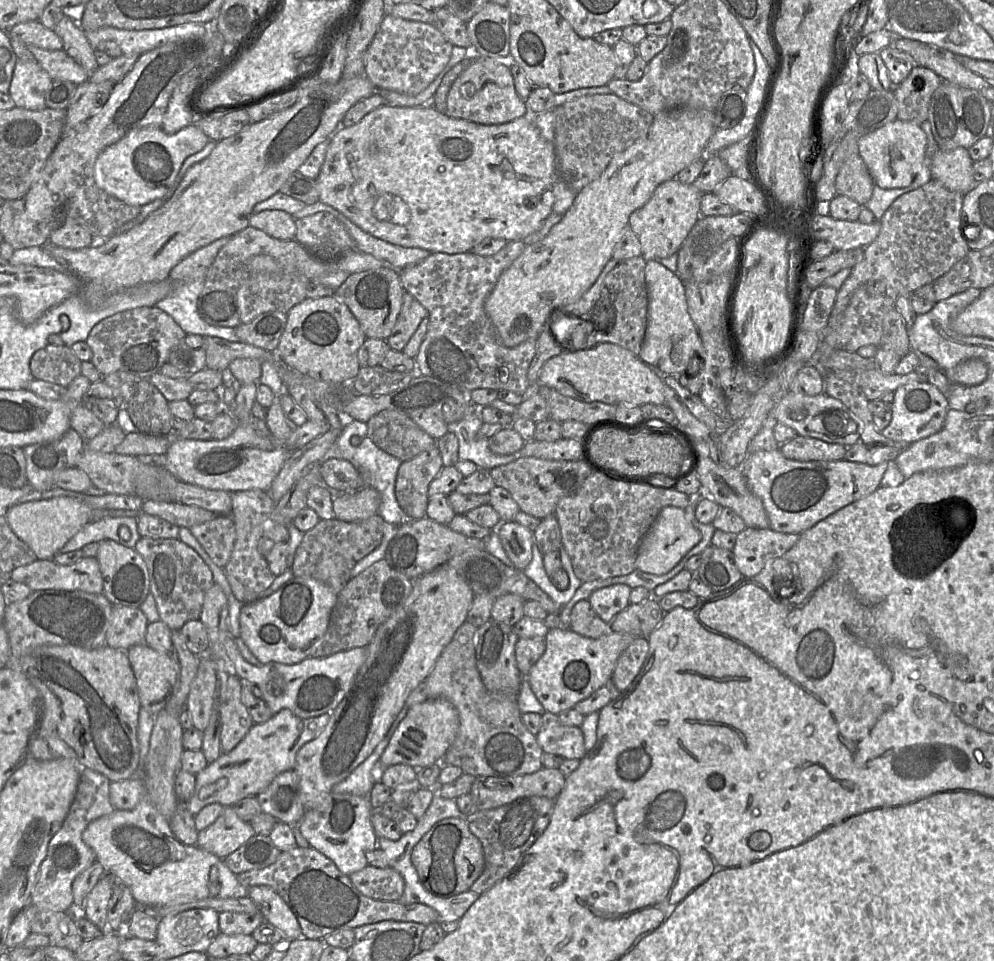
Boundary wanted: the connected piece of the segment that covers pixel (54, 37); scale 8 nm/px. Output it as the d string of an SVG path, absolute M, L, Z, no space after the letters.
M39 20L17 24L10 28L8 35L45 50L63 49L62 39L54 30L47 28Z

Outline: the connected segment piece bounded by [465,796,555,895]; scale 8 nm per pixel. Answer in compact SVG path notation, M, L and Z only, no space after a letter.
M531 796L494 809L478 810L465 817L469 829L481 842L485 867L470 890L478 895L489 890L507 876L518 864L524 853L547 828L555 799Z

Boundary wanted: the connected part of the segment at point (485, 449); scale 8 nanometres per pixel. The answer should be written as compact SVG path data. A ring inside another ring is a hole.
M480 413L465 416L458 422L448 424L448 431L458 439L458 457L462 461L472 461L478 468L491 470L522 457L520 452L509 455L494 454L489 448L488 438L478 438L482 425Z

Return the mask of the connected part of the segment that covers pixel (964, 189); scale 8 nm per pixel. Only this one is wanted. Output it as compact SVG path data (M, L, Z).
M966 148L948 151L939 149L932 160L932 179L951 191L966 195L978 184L973 177L973 164Z

